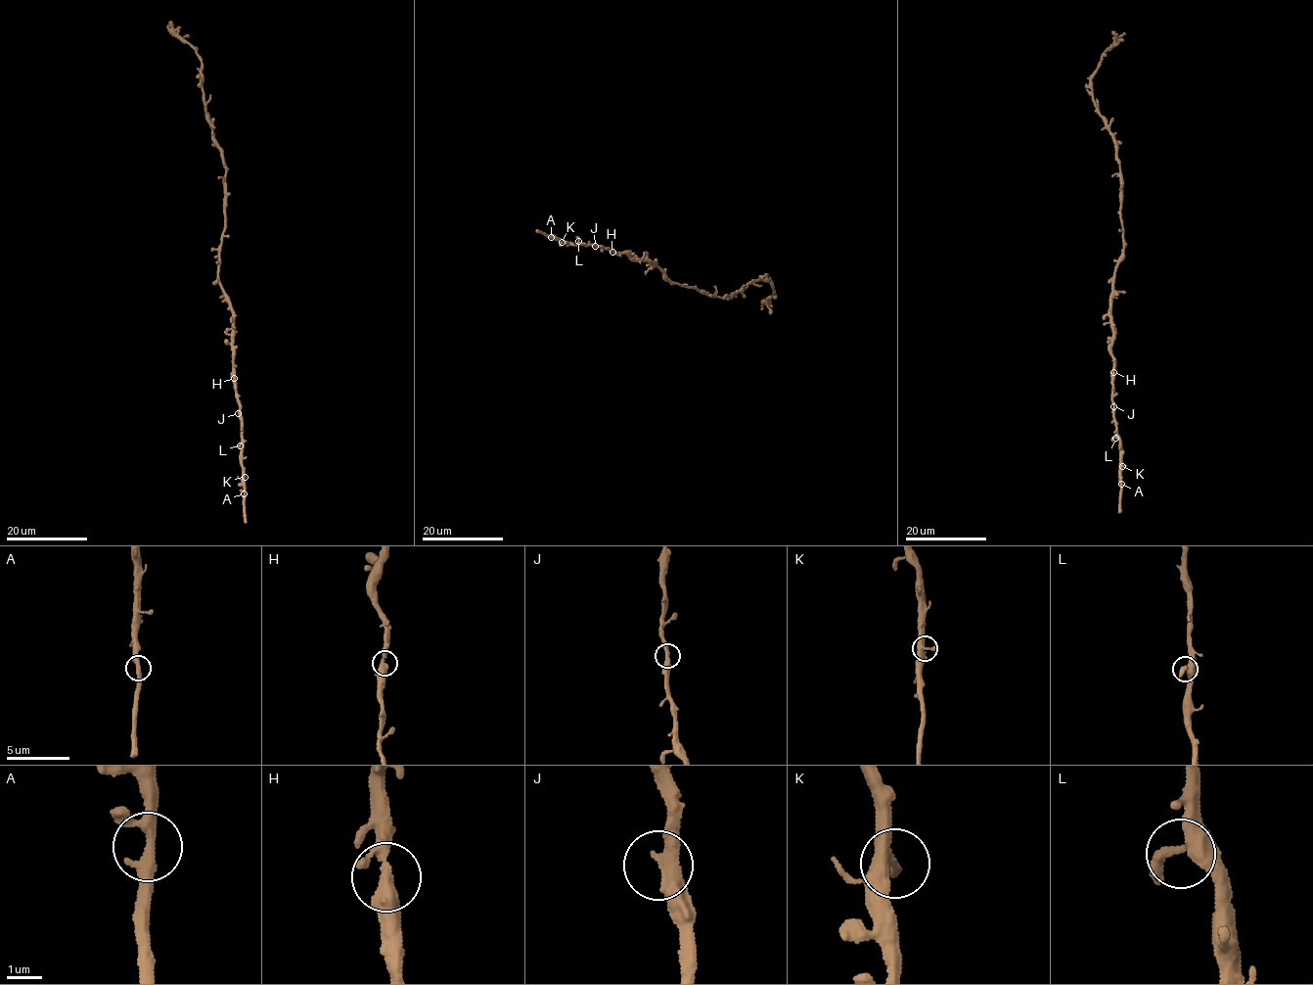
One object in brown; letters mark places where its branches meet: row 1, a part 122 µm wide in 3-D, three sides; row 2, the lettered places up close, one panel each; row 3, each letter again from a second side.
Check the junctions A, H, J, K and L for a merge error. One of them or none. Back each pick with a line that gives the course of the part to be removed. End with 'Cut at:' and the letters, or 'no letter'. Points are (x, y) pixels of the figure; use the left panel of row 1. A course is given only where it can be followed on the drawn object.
Cut at: no letter

